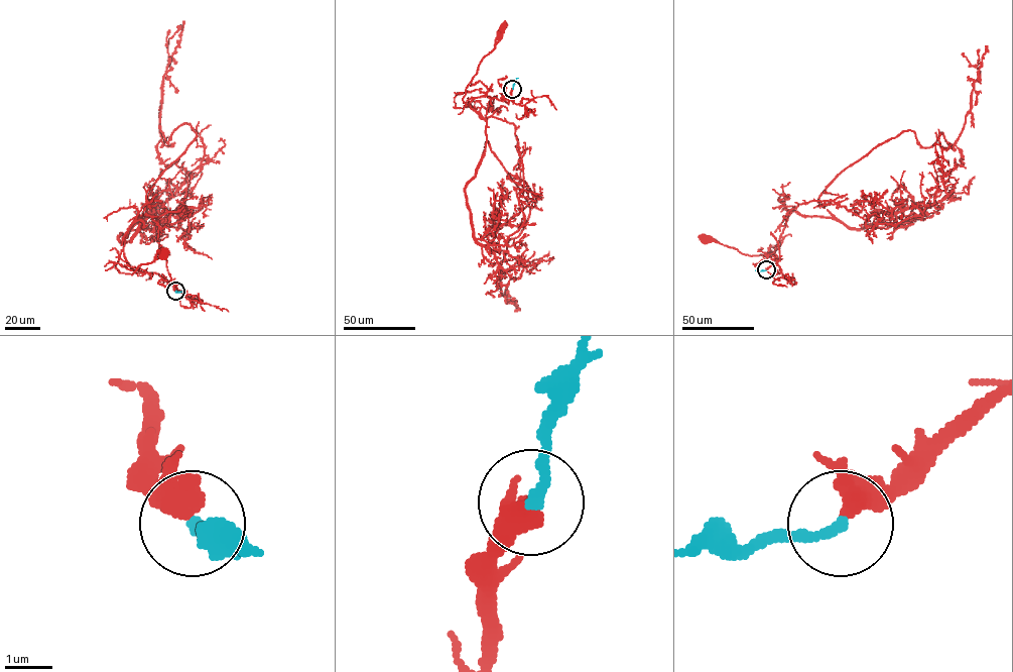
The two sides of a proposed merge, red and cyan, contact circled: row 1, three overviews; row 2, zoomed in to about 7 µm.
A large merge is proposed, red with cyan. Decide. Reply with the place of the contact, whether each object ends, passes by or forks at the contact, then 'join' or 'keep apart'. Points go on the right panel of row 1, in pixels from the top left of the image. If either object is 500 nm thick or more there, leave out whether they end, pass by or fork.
at (766, 269); red passes by; cyan ends there; join

